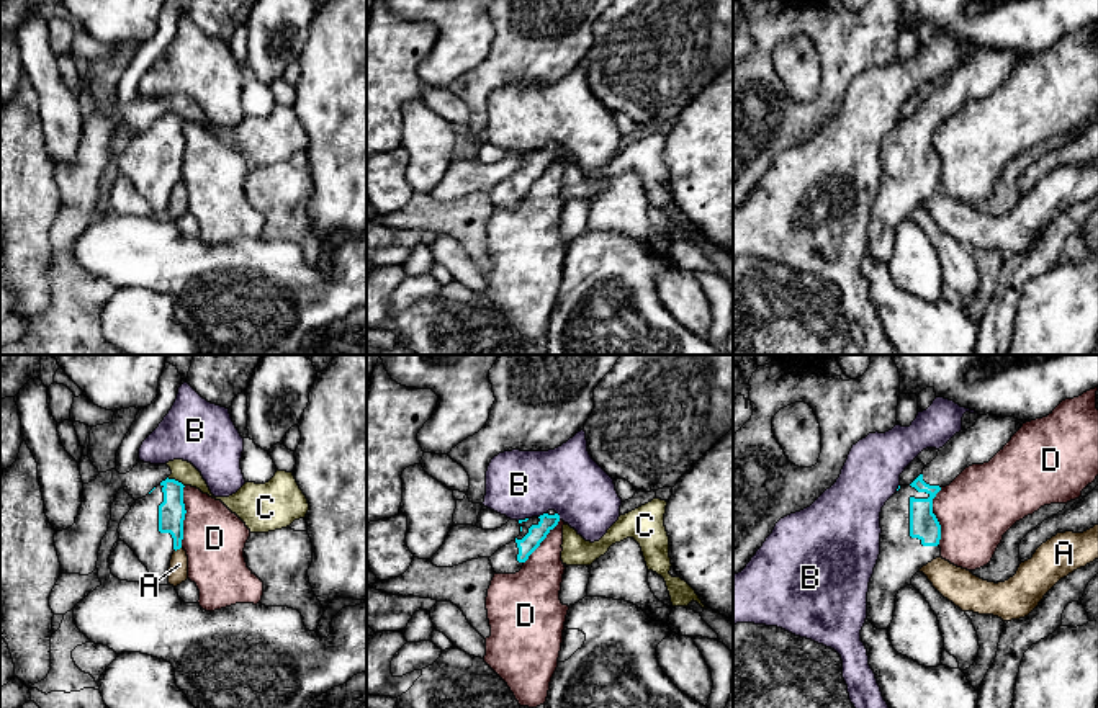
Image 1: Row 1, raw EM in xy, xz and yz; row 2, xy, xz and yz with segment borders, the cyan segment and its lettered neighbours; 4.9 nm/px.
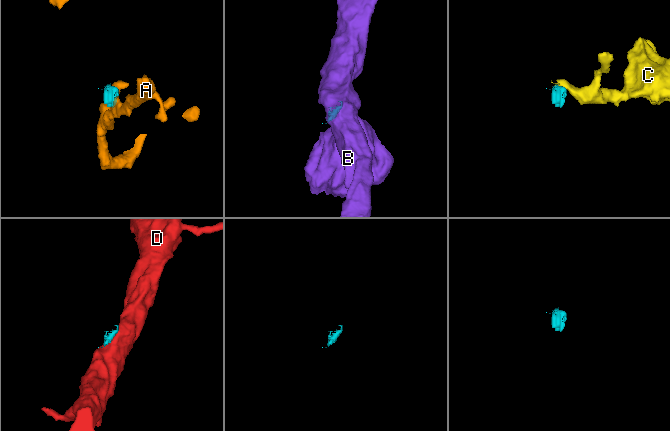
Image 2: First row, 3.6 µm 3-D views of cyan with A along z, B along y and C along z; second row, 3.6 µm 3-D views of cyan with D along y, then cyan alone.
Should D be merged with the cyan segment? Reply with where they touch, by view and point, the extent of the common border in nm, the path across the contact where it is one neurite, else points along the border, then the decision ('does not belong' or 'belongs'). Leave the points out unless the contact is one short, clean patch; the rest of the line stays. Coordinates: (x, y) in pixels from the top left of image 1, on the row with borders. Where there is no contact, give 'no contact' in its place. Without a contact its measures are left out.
contact xy (184, 517); length 300 nm; does not belong

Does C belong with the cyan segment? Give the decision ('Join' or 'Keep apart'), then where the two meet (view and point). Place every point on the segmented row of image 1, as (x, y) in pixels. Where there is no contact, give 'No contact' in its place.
Keep apart. Touches cyan at xy (174, 479)

